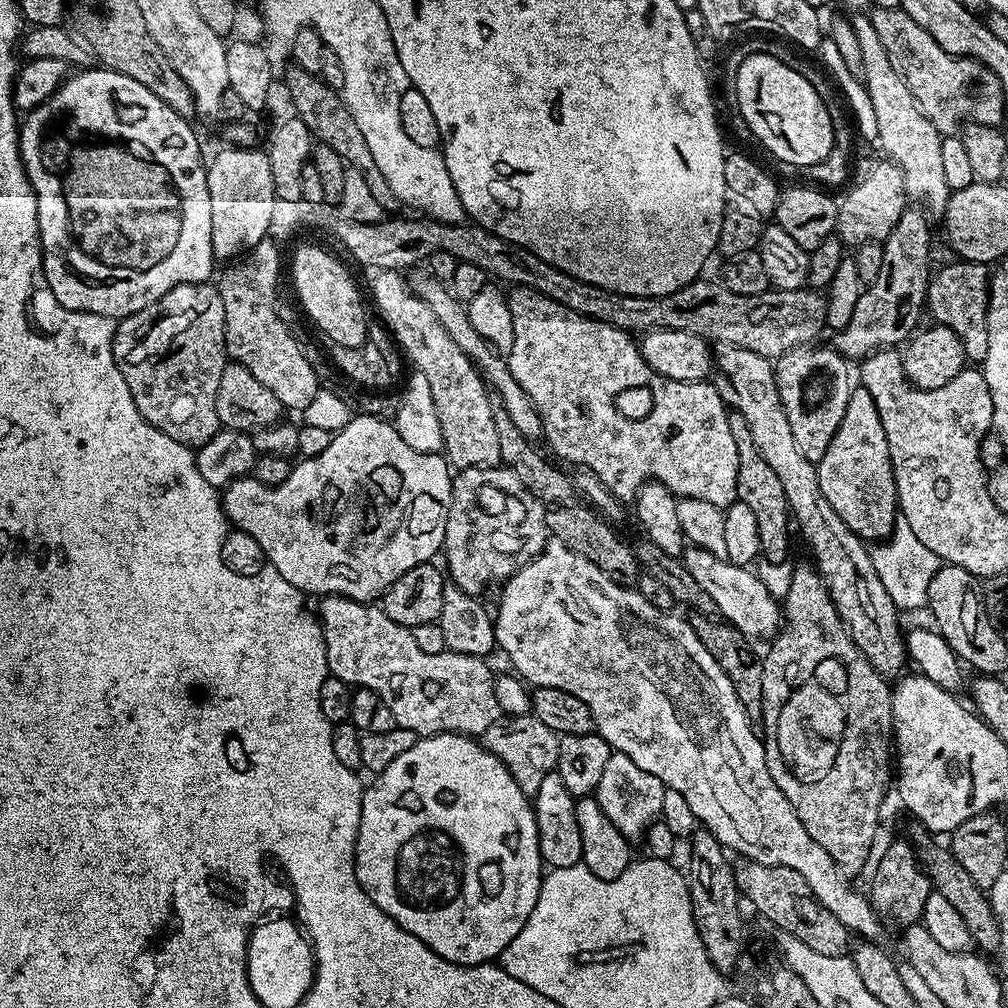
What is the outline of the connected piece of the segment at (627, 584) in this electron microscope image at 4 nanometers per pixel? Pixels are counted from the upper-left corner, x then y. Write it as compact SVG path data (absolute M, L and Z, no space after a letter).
M569 502L552 506L545 511L544 517L549 533L555 539L561 540L570 551L582 554L582 558L594 562L594 566L598 566L598 570L602 570L602 574L606 574L606 578L610 578L610 582L618 582L618 586L623 588L636 588L640 582L642 569L640 563L636 560L633 545L627 544L612 529L615 527L605 517L601 516L595 508L582 502L576 503Z

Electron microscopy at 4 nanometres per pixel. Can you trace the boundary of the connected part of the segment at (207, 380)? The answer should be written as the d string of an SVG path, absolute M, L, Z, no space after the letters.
M215 283L179 284L174 286L174 290L162 294L162 298L158 298L154 303L147 304L142 310L123 317L116 324L116 333L112 339L112 349L114 350L114 362L118 366L118 370L122 370L122 378L126 378L126 386L130 386L130 394L134 398L134 406L138 406L138 414L142 414L142 418L146 418L146 422L150 422L150 426L162 430L162 434L170 434L170 438L174 438L180 444L189 446L199 446L210 442L210 438L214 438L214 434L221 431L222 425L218 418L216 399L218 398L218 381L222 379L222 370L226 363L224 350L224 303L220 297L219 287Z

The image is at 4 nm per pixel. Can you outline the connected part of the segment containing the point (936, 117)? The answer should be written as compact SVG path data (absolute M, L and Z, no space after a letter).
M900 7L894 10L882 10L872 8L870 15L872 25L878 33L878 38L882 38L882 46L886 46L886 54L890 58L890 66L898 70L898 74L906 82L910 94L920 103L920 109L930 118L930 122L938 129L941 134L952 134L961 126L971 122L973 124L999 125L1000 119L1004 116L1004 100L1006 94L1000 85L1000 79L978 60L973 60L971 56L952 56L914 18L910 18Z

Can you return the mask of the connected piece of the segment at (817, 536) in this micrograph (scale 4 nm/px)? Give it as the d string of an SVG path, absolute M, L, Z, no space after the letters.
M721 344L714 352L714 383L718 394L724 399L725 405L731 411L742 414L746 418L746 426L750 426L750 434L754 438L754 446L758 446L758 454L766 458L766 463L774 469L778 482L782 482L782 490L786 494L786 502L791 519L800 527L808 548L812 551L814 567L824 577L824 584L828 588L830 598L834 602L842 622L848 627L850 638L862 650L862 654L886 678L896 678L905 671L904 664L909 663L908 646L905 633L900 633L901 613L896 602L886 594L884 581L878 578L878 570L874 570L872 553L869 545L860 539L842 518L834 511L834 506L826 502L826 494L818 486L816 464L810 458L802 455L794 443L794 434L790 431L790 421L786 419L786 410L782 406L782 398L778 394L776 385L776 370L773 361L762 354L754 354L754 350L742 350L733 344Z

